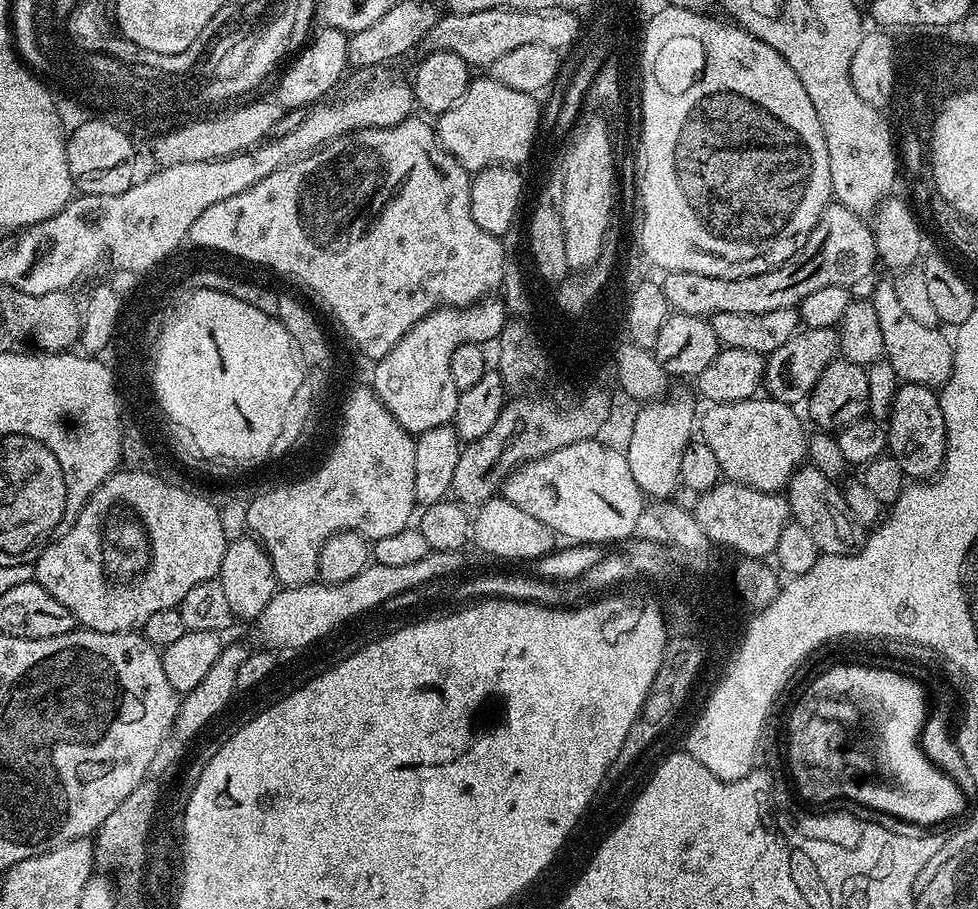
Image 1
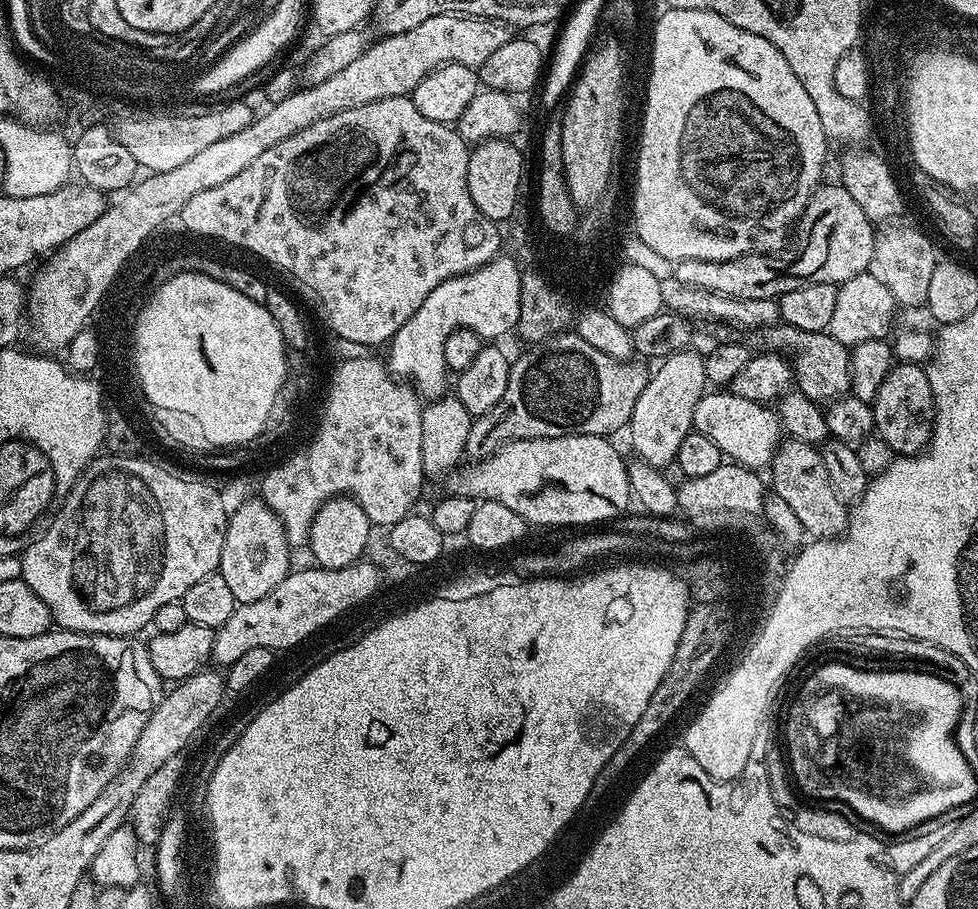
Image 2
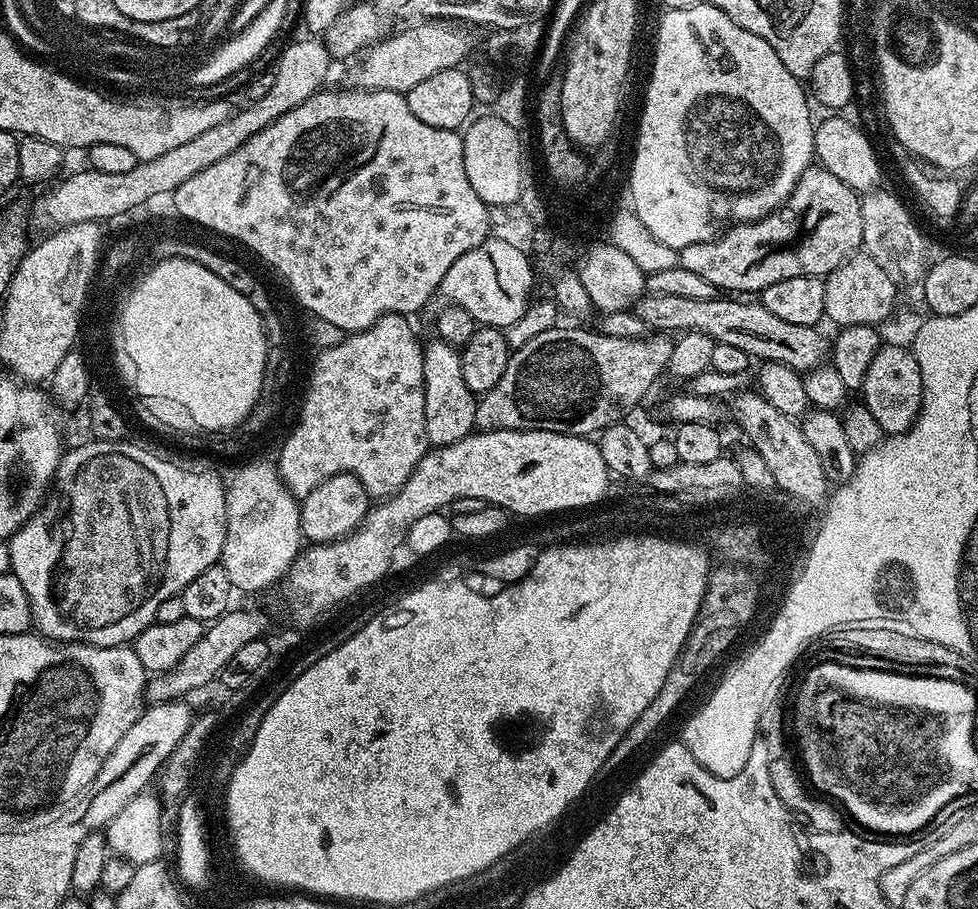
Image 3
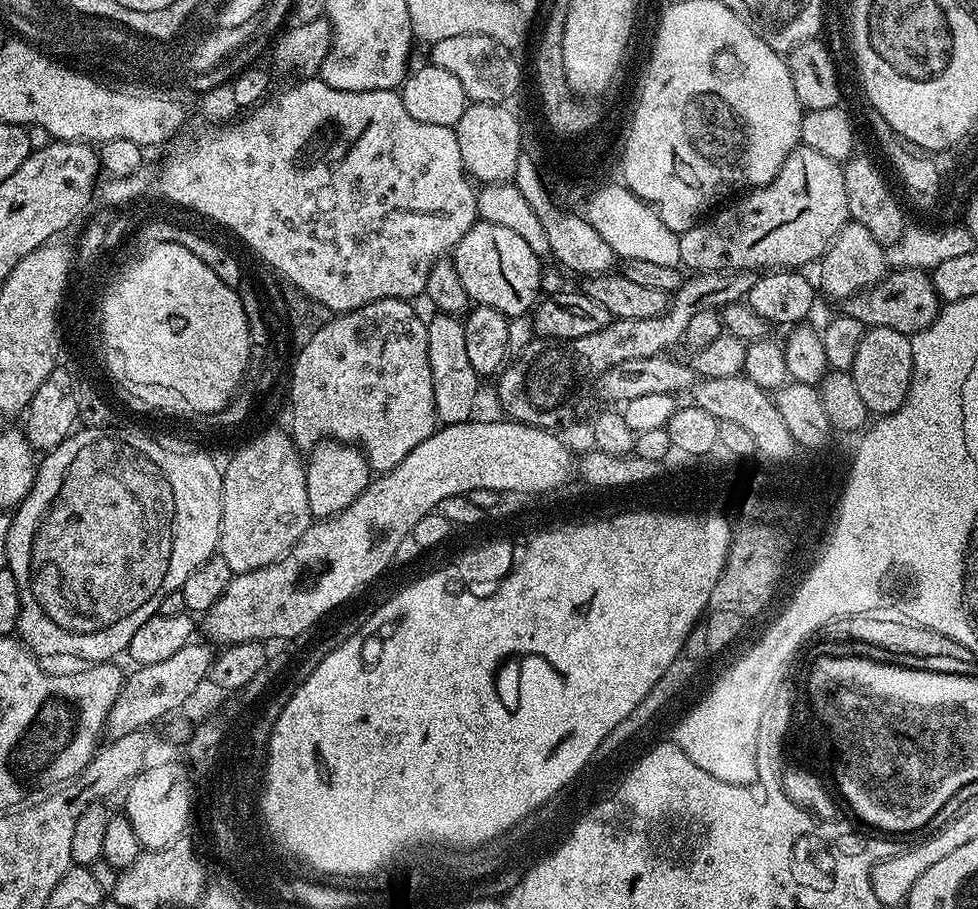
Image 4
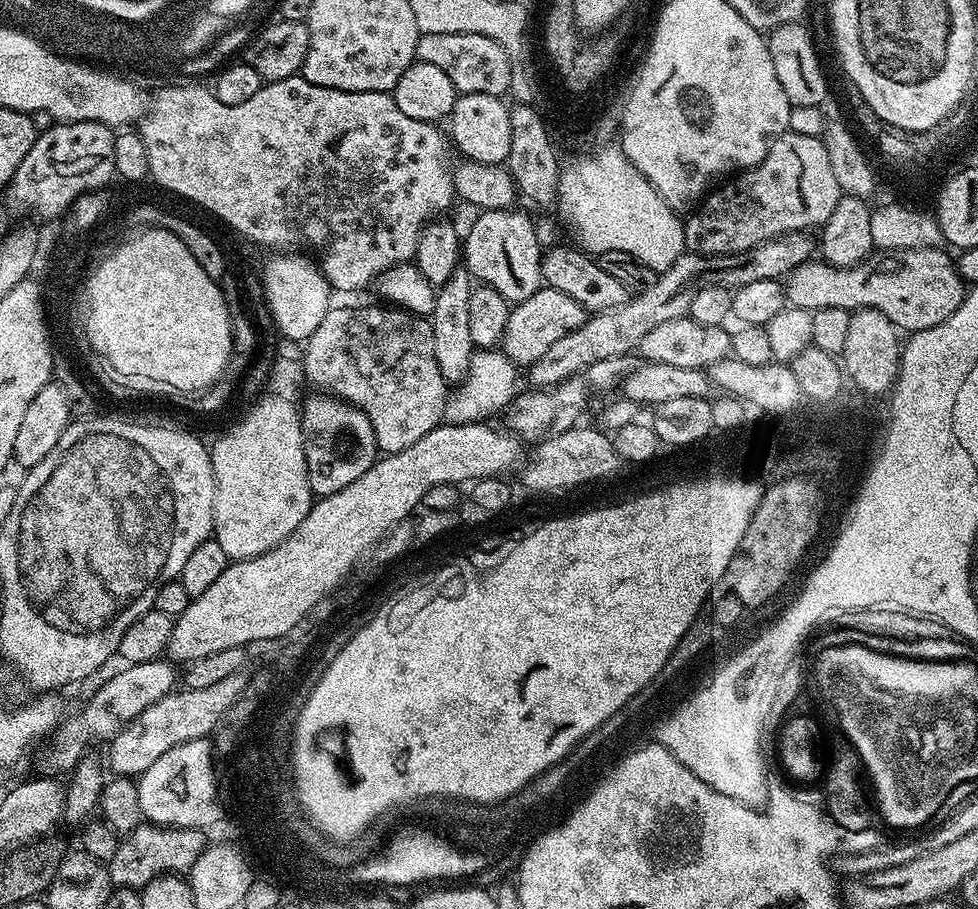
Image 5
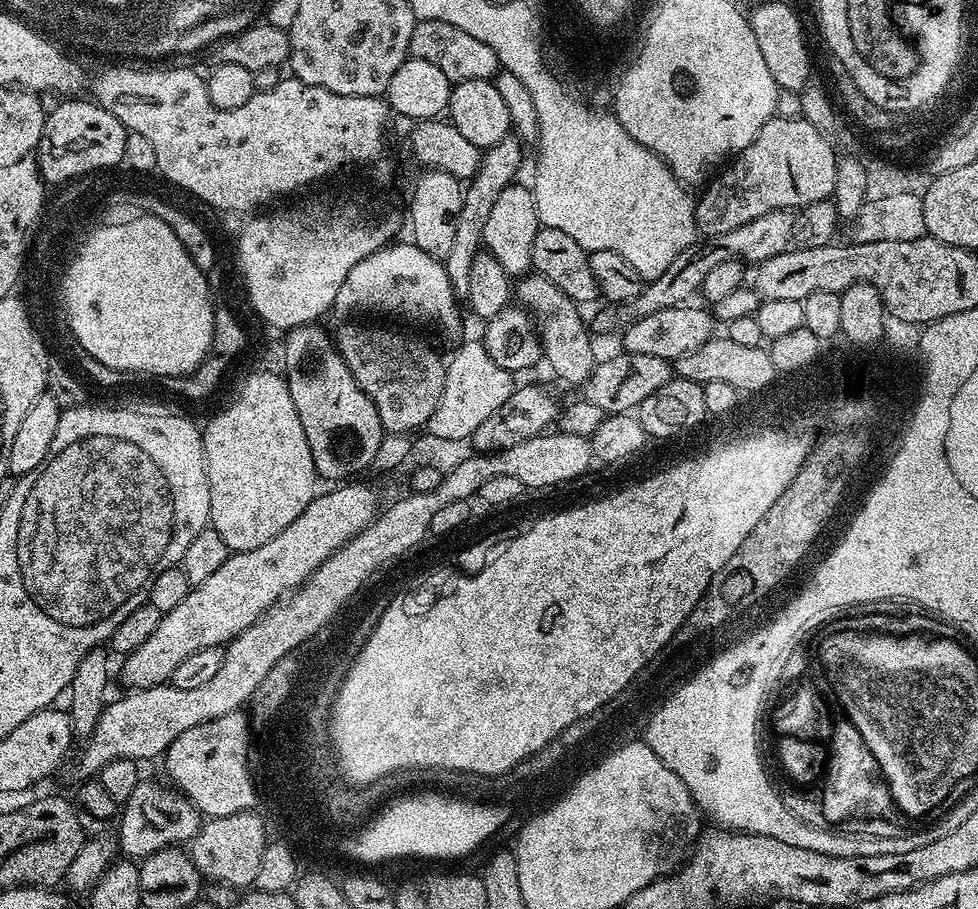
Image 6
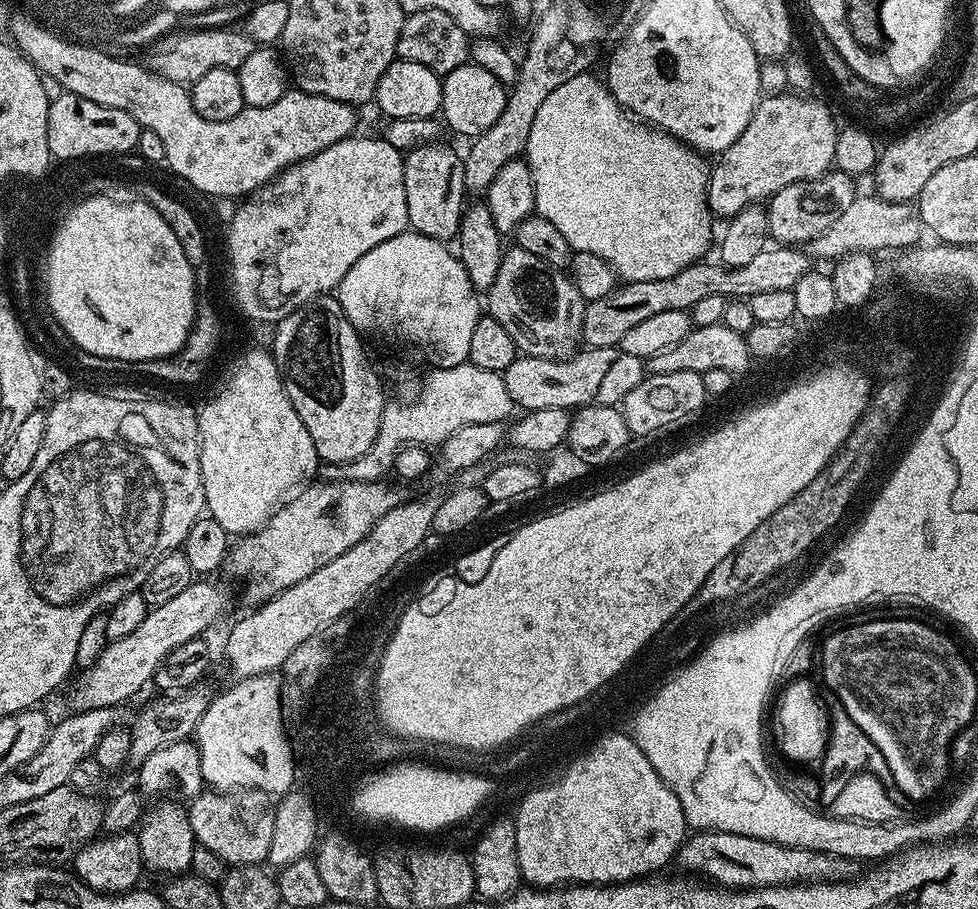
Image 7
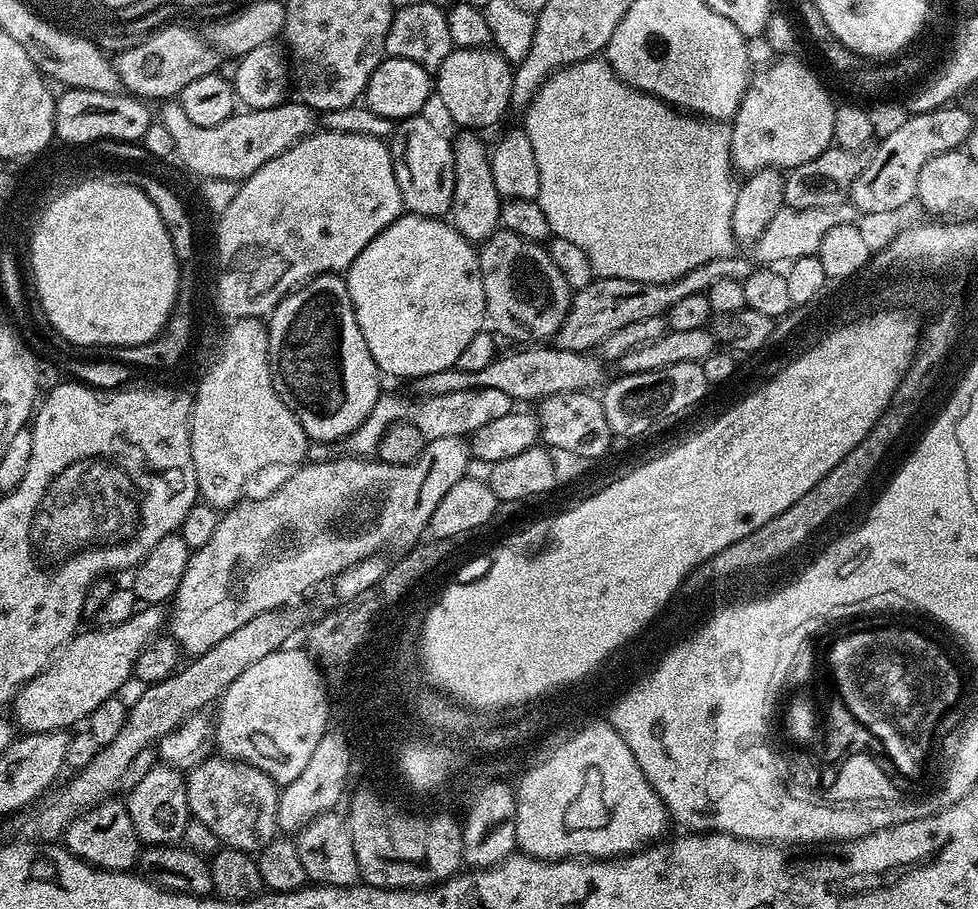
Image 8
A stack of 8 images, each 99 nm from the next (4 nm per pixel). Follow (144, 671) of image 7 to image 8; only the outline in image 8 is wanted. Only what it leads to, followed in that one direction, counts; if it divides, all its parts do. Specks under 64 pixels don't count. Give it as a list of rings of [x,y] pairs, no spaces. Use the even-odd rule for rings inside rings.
[[[144,606],[141,607],[138,611],[135,612],[134,615],[126,622],[122,622],[118,626],[96,626],[96,629],[93,632],[84,632],[81,631],[79,634],[72,637],[72,641],[68,644],[65,644],[62,651],[53,659],[52,663],[48,665],[47,668],[44,669],[43,672],[39,672],[38,675],[35,676],[32,680],[28,680],[24,683],[23,688],[20,689],[19,692],[16,693],[15,696],[12,697],[10,701],[10,716],[14,721],[15,727],[19,729],[21,733],[27,734],[30,732],[58,732],[61,730],[71,729],[73,726],[71,724],[76,724],[79,722],[87,721],[87,718],[91,712],[94,710],[98,710],[98,706],[102,704],[102,702],[106,702],[106,698],[110,698],[111,696],[117,695],[121,690],[120,687],[123,686],[124,683],[129,679],[130,681],[133,679],[134,673],[136,671],[136,660],[140,656],[140,653],[144,651],[145,648],[148,647],[149,644],[152,643],[153,640],[157,639],[161,635],[162,629],[166,624],[166,612],[163,607],[160,606]]]

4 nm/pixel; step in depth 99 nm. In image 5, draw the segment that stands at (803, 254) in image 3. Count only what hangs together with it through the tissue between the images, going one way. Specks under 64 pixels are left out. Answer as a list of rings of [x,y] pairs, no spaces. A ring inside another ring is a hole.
[[[781,132],[768,145],[766,158],[758,166],[713,187],[684,220],[685,249],[699,256],[732,256],[736,252],[749,252],[787,232],[819,229],[834,214],[841,195],[823,139]]]

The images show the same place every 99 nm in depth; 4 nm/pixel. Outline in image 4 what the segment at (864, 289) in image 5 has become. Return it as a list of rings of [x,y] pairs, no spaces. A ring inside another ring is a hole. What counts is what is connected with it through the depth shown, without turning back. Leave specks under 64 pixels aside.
[[[901,268],[889,271],[880,283],[843,301],[843,315],[858,318],[868,328],[889,328],[905,334],[915,334],[936,320],[942,307],[940,296],[934,290],[931,275],[919,268]]]

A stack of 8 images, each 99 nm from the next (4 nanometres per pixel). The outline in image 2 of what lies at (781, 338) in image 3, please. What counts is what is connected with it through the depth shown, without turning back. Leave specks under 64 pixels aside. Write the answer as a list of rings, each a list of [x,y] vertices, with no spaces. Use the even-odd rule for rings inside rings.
[[[783,322],[773,324],[771,328],[759,329],[759,336],[767,351],[777,352],[790,358],[795,387],[802,394],[806,394],[806,398],[824,406],[842,396],[849,395],[852,387],[850,382],[850,358],[852,354],[849,345],[838,342],[827,332],[798,330]]]

